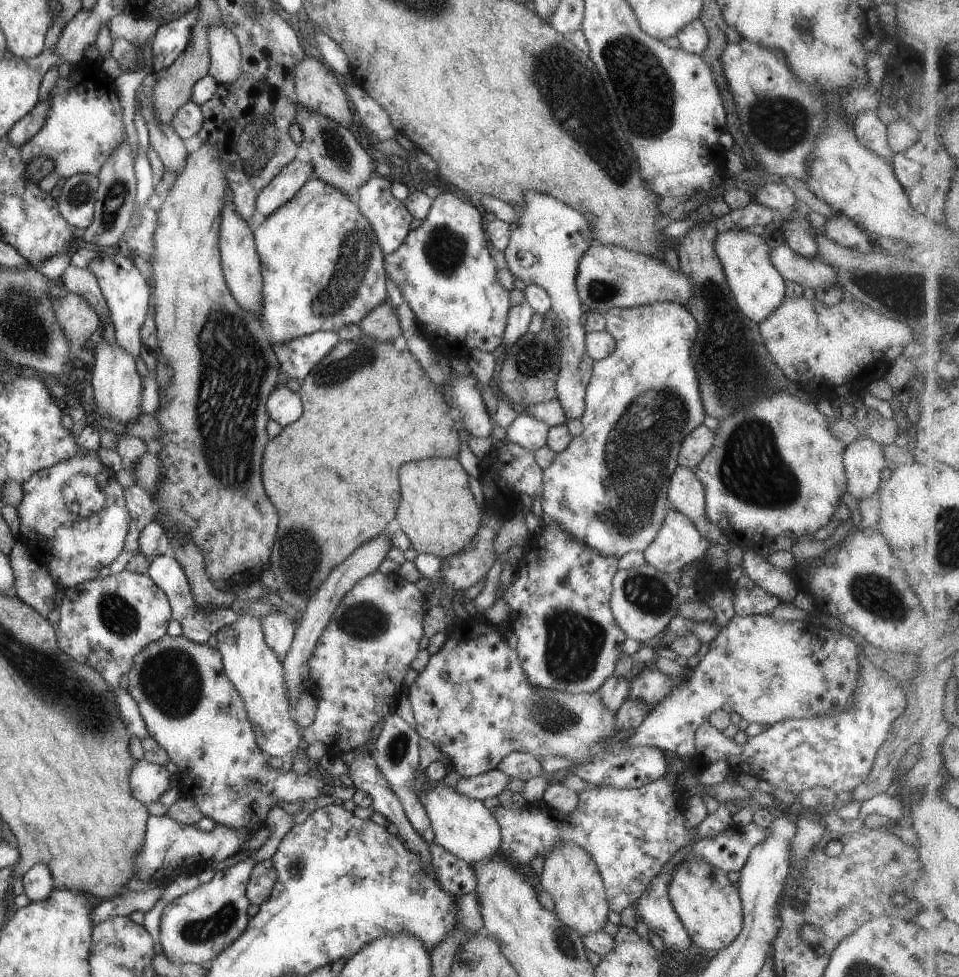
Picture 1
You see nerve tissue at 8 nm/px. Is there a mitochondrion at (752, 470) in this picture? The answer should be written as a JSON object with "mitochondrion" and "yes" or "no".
{"mitochondrion":"yes"}

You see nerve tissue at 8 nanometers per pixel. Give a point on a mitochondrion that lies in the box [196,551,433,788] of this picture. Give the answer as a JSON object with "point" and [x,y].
{"point":[362,620]}

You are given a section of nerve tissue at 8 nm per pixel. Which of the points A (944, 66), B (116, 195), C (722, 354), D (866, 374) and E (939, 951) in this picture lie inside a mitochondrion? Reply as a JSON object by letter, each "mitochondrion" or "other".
{"A":"other","B":"mitochondrion","C":"mitochondrion","D":"other","E":"other"}

